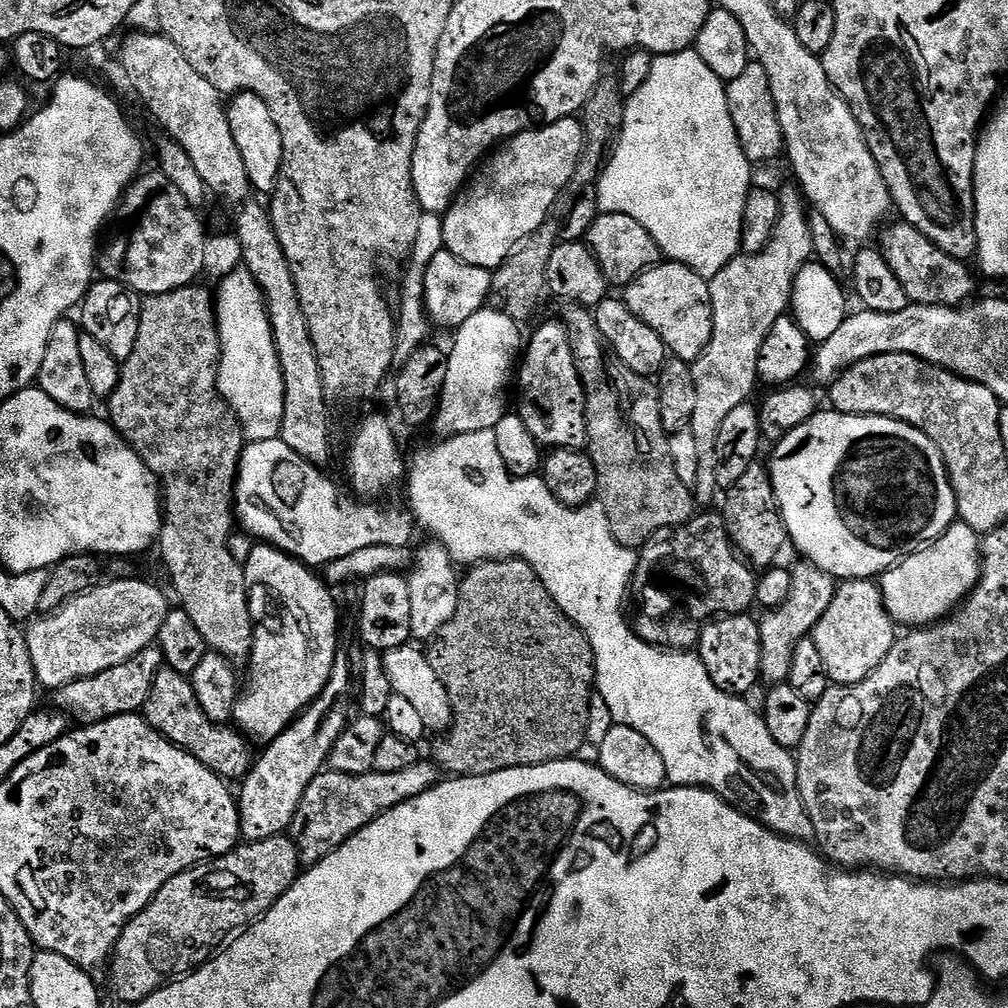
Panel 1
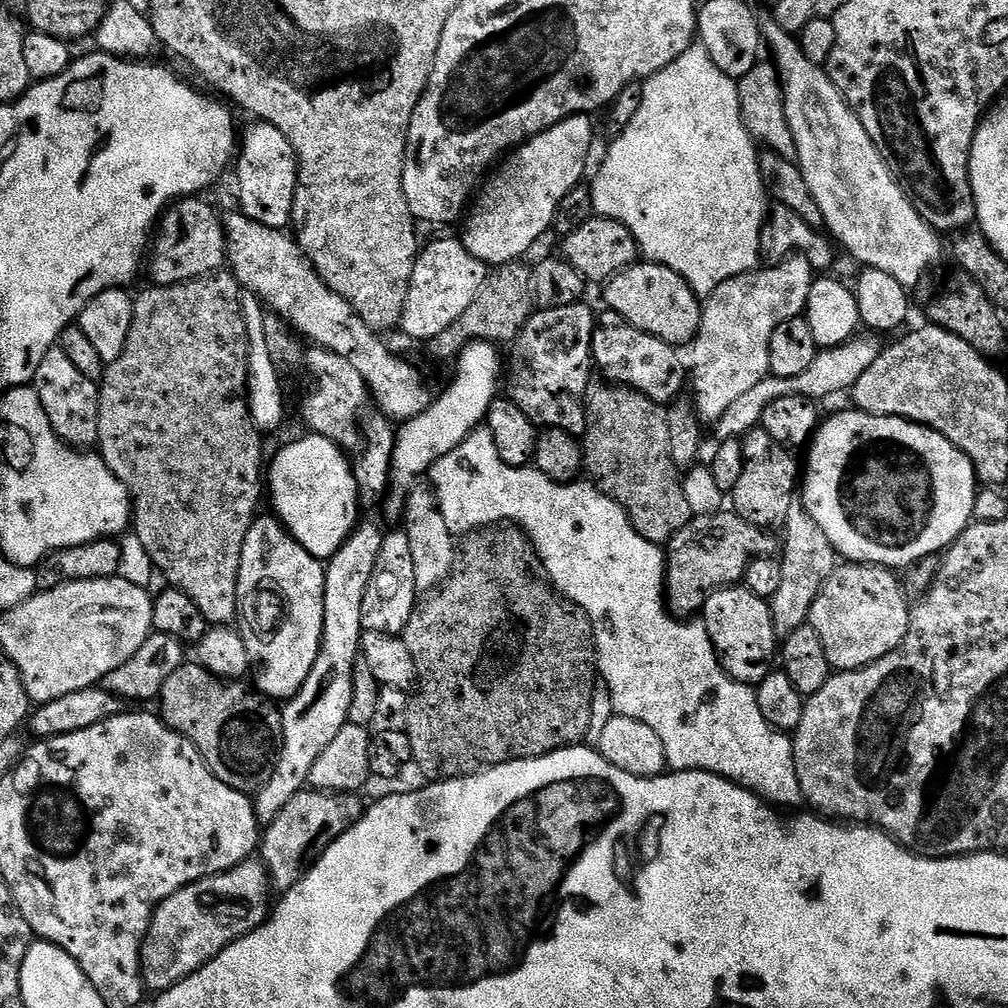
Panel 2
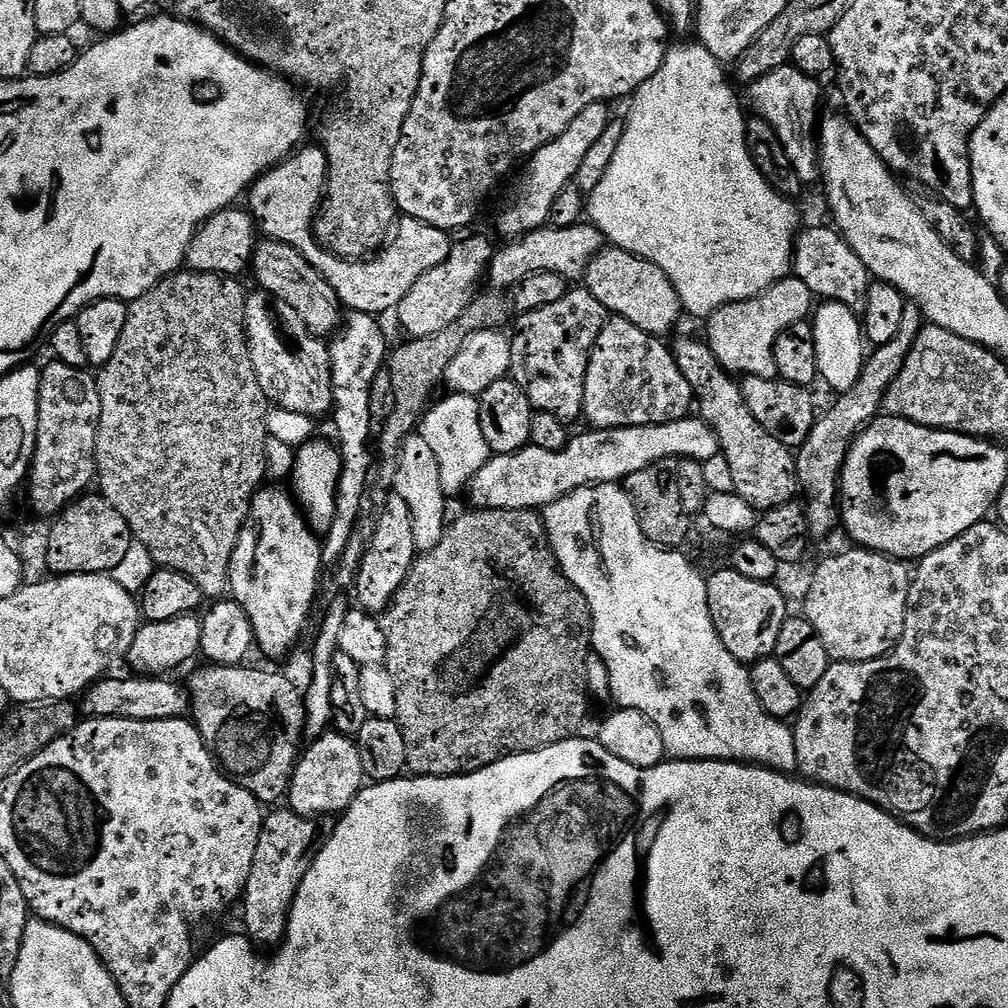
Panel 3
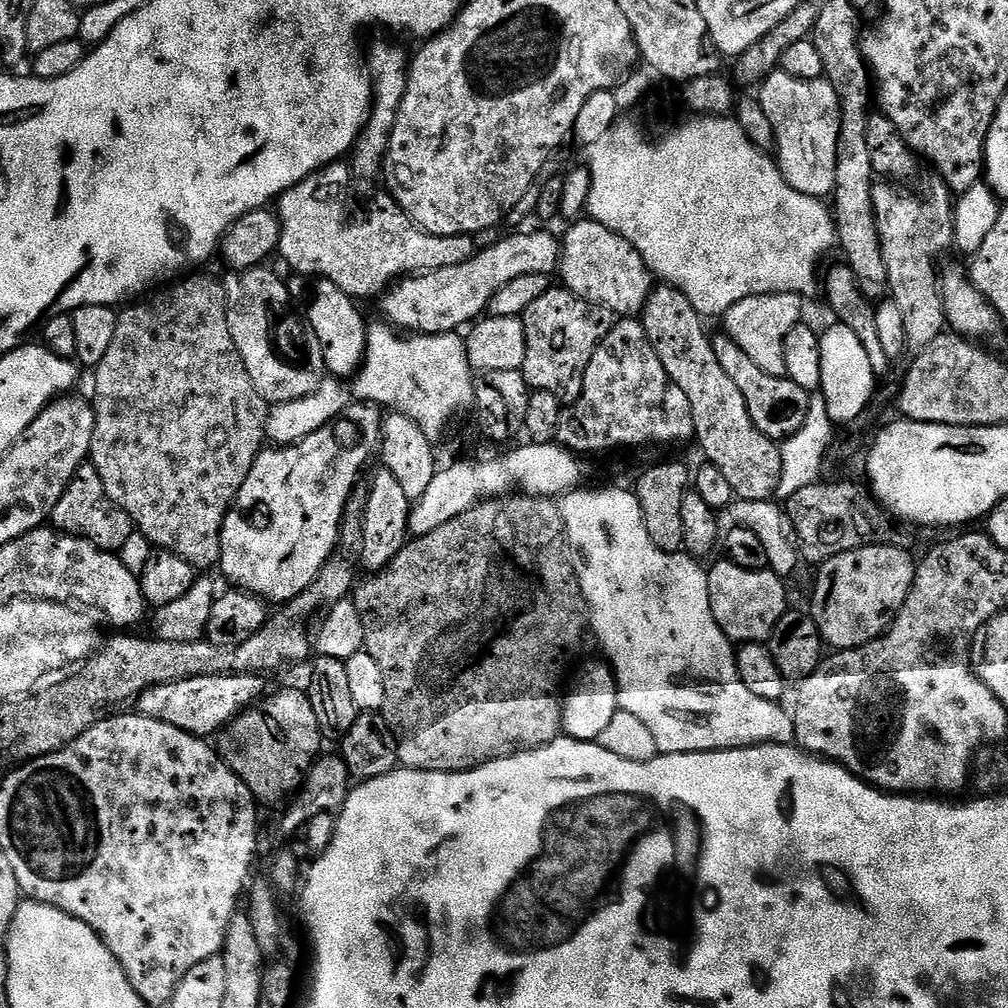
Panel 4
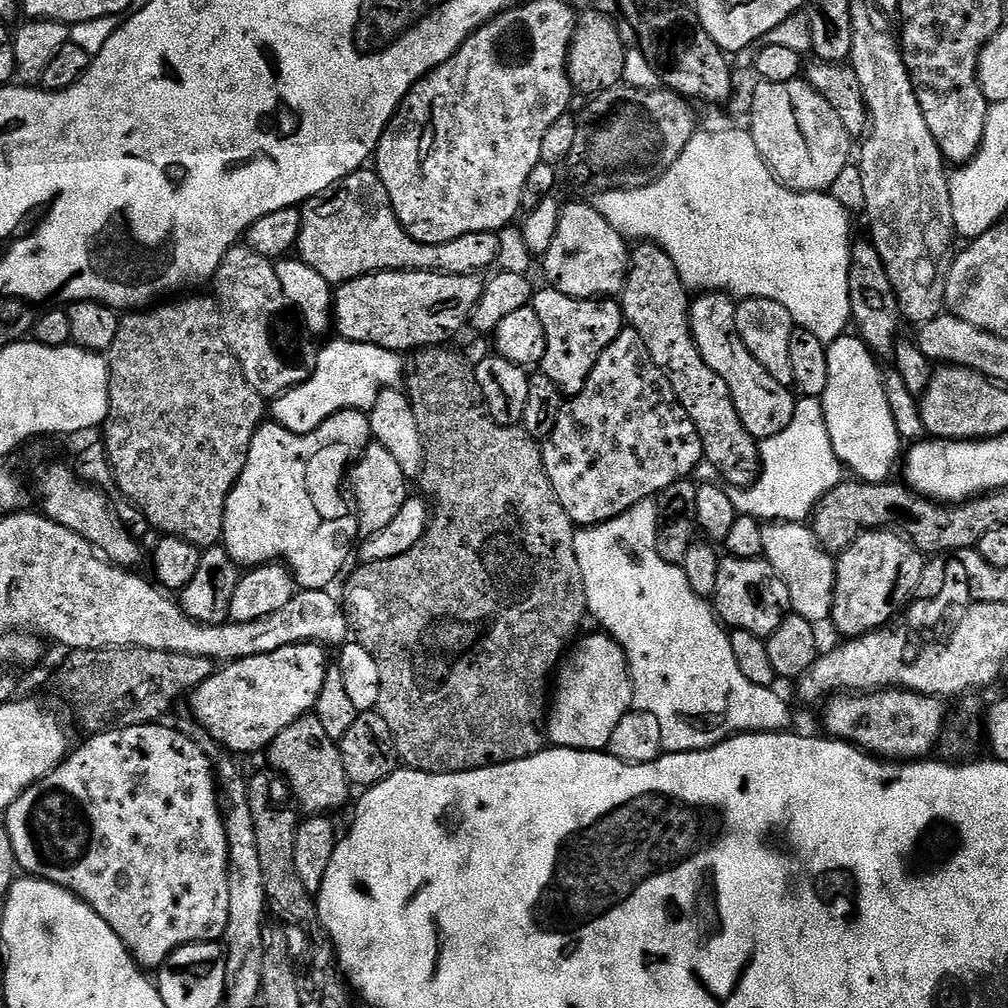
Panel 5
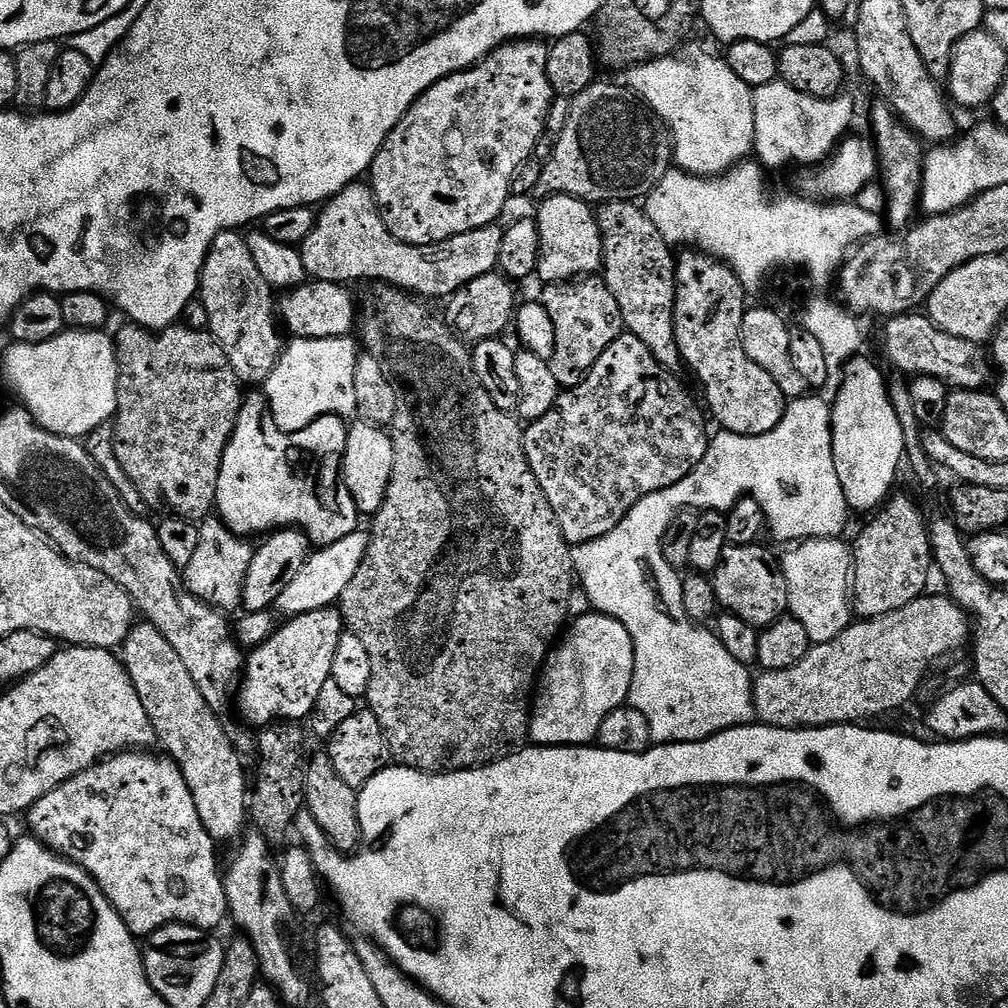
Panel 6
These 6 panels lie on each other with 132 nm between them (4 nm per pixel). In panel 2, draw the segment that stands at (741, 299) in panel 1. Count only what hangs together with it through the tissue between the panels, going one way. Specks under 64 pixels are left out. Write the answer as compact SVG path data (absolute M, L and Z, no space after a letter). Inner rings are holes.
M793 254L778 266L773 268L761 266L755 272L747 272L738 278L730 278L718 286L703 301L700 313L700 333L691 345L692 364L690 360L690 392L696 395L694 407L696 415L705 425L715 426L720 421L722 414L732 403L738 399L738 394L747 394L758 382L762 382L769 375L768 363L770 362L770 334L795 316L804 316L810 290L814 279L814 270L806 257Z

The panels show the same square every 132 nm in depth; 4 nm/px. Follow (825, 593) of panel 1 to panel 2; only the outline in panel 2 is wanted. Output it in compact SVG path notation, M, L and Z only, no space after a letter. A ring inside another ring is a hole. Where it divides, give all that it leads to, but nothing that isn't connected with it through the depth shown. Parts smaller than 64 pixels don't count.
M797 498L790 506L790 514L782 529L782 551L778 559L782 566L782 582L768 605L777 637L783 638L798 630L798 626L808 623L814 598L818 598L826 578L830 578L838 566L836 551L830 546L826 534L822 534L818 522L810 518L803 499Z

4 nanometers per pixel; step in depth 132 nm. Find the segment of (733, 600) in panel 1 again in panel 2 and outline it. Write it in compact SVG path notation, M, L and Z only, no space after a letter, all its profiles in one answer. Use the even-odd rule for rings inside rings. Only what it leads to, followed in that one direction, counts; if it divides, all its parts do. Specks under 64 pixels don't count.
M731 510L693 518L666 545L664 591L667 611L677 618L695 617L710 594L739 585L752 560L759 556L775 557L781 551L781 541L772 536L775 535L771 531L746 522Z

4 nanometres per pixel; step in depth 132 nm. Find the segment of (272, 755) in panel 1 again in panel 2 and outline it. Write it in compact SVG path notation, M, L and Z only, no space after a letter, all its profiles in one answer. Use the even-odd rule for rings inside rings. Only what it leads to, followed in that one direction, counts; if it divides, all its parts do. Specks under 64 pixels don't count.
M361 523L348 537L337 552L326 562L324 570L324 621L322 622L322 642L320 653L314 662L314 670L310 670L310 678L298 690L298 694L283 705L282 711L282 746L278 766L274 774L270 774L270 782L262 786L260 791L255 793L254 803L256 805L256 820L261 826L266 826L278 818L286 802L294 798L294 794L305 791L308 784L308 775L314 767L314 762L326 746L330 746L331 740L338 735L338 730L348 723L350 714L350 698L354 694L354 666L357 656L361 655L360 638L364 635L362 626L362 601L366 599L366 586L370 586L370 574L374 574L374 562L378 562L378 553L382 550L385 529L380 529L376 524Z

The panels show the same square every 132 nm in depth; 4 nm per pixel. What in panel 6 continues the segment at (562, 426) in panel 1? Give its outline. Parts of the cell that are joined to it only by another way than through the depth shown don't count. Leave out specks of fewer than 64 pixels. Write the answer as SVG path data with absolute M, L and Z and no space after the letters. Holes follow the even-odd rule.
M593 274L587 278L577 279L575 282L549 284L543 289L542 303L550 314L550 322L554 322L554 354L548 361L550 370L554 370L554 378L558 378L561 389L577 388L586 378L586 374L606 354L606 350L619 336L625 335L622 310L618 310L618 302L614 302L614 294L610 294L607 284L599 275Z

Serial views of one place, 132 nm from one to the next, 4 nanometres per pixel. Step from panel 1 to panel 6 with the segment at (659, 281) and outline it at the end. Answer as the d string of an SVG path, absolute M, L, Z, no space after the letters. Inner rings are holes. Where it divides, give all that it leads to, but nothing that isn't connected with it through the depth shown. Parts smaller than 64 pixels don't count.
M546 196L539 203L540 213L534 216L540 231L539 279L544 279L545 285L562 284L599 273L604 263L604 233L600 231L600 221L593 205L573 196Z

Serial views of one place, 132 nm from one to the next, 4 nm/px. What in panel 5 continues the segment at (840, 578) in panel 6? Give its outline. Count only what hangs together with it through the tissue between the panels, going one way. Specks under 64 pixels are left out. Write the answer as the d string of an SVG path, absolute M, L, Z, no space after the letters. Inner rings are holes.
M768 522L762 530L763 559L786 582L786 590L790 590L791 611L795 615L806 618L811 624L823 625L832 615L834 602L834 586L836 585L836 560L833 553L827 552L818 542L807 523L782 524Z

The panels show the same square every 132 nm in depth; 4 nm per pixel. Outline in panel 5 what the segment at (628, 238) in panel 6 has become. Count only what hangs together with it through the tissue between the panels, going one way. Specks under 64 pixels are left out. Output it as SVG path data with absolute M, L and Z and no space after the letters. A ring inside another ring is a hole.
M640 242L631 249L628 277L624 283L624 291L618 297L618 303L624 309L627 327L632 328L646 342L646 350L650 350L650 358L654 358L654 366L662 370L666 382L670 382L670 390L674 390L677 402L690 414L690 422L694 422L694 430L698 430L698 438L702 438L704 460L716 467L719 479L733 489L749 488L760 475L760 445L756 439L742 426L738 412L734 410L734 402L730 398L730 390L726 382L706 366L706 358L698 354L698 346L692 337L690 322L688 321L688 306L690 293L685 288L674 262L657 244Z

